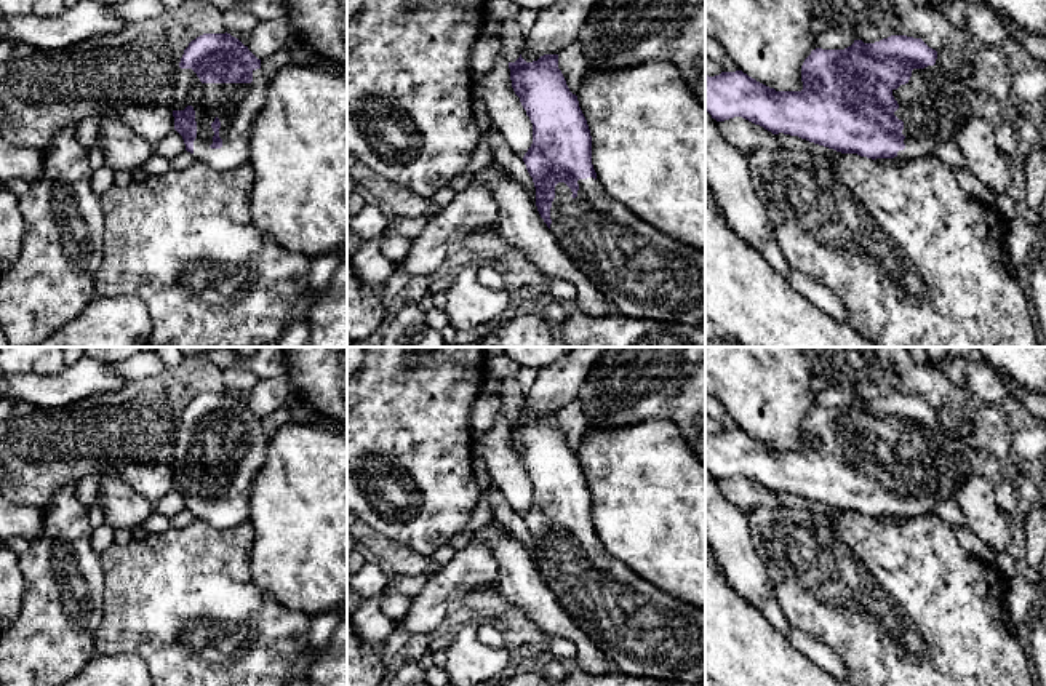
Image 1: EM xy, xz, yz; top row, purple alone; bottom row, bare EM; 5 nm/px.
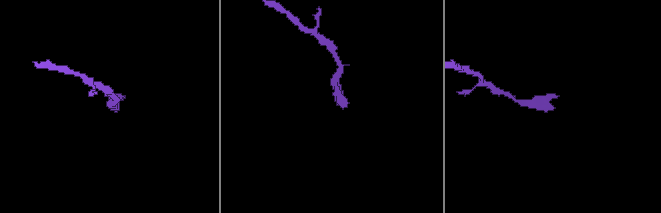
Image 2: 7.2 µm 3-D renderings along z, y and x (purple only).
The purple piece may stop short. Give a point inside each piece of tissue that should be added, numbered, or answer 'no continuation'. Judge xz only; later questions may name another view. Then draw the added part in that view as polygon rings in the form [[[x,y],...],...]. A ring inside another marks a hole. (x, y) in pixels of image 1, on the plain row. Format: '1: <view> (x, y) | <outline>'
1: xz (643, 630) | [[[593,536],[579,537],[577,555],[565,540],[555,544],[550,590],[621,673],[701,684],[705,678],[705,609],[654,587],[613,556]]]

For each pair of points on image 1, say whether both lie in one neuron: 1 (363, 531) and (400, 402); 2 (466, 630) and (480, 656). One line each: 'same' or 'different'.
1: different
2: same

